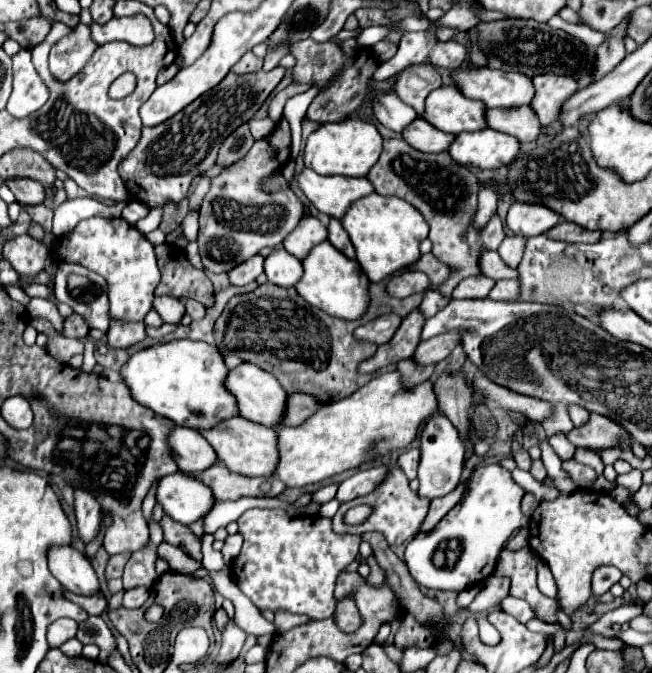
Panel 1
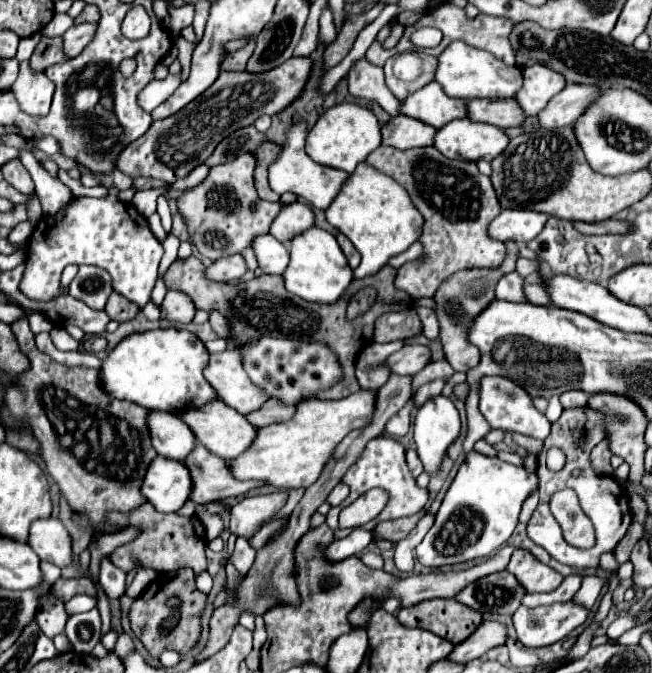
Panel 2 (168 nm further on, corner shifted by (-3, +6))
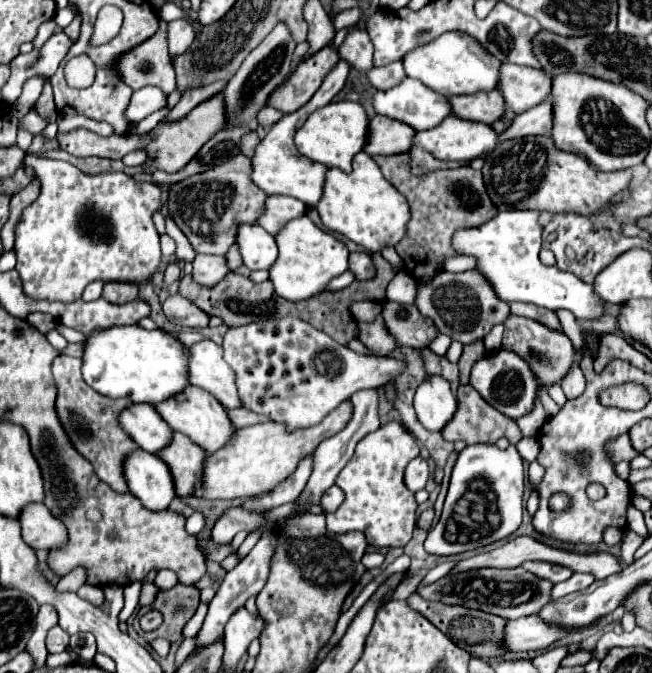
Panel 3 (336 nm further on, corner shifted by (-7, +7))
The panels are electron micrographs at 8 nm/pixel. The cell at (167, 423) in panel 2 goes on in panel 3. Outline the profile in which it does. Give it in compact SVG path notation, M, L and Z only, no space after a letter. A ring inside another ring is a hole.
M131 404L121 410L119 426L145 452L157 452L157 448L163 448L167 438L173 436L167 422L161 420L151 404Z

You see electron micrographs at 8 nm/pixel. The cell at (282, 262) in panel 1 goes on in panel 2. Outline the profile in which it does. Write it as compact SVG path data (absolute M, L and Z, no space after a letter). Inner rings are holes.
M273 235L257 237L253 241L253 249L263 273L271 273L271 275L285 273L289 265L289 249L281 241L277 241Z

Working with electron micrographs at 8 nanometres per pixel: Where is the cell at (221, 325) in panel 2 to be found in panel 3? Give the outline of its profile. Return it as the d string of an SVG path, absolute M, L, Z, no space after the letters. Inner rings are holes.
M293 316L229 328L223 338L223 350L225 362L235 372L241 406L267 416L271 422L285 424L287 432L319 424L357 390L385 386L405 368L393 356L363 356L335 344L331 336Z

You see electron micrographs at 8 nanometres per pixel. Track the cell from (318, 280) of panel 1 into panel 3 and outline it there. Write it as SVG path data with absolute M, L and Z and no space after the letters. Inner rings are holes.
M299 216L287 222L275 234L275 242L279 256L269 268L269 280L275 286L275 294L285 300L307 300L309 296L323 292L331 278L343 274L349 268L347 246L333 238L329 232L317 228L309 216Z

